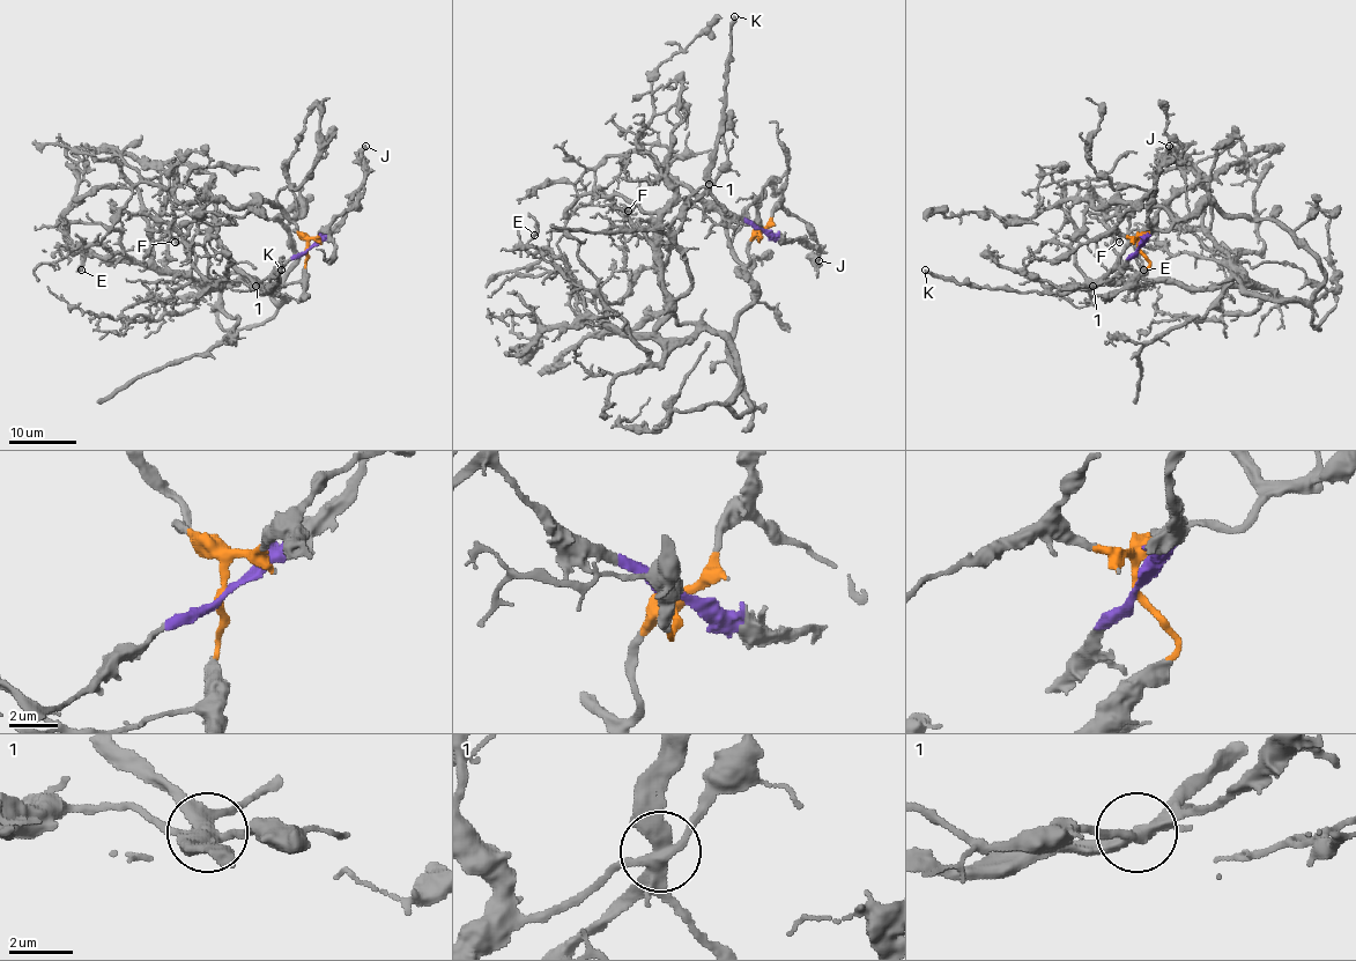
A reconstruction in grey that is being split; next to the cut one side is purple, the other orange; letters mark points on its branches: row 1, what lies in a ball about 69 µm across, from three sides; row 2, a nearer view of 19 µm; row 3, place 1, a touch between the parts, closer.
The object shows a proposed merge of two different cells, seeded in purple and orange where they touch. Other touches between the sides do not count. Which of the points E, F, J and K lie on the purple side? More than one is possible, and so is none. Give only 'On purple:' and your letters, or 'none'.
On purple: J, K

